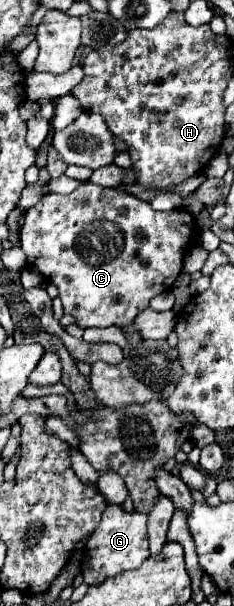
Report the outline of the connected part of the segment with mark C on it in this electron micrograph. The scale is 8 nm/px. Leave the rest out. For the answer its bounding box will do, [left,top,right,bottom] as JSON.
[20,182,196,346]

